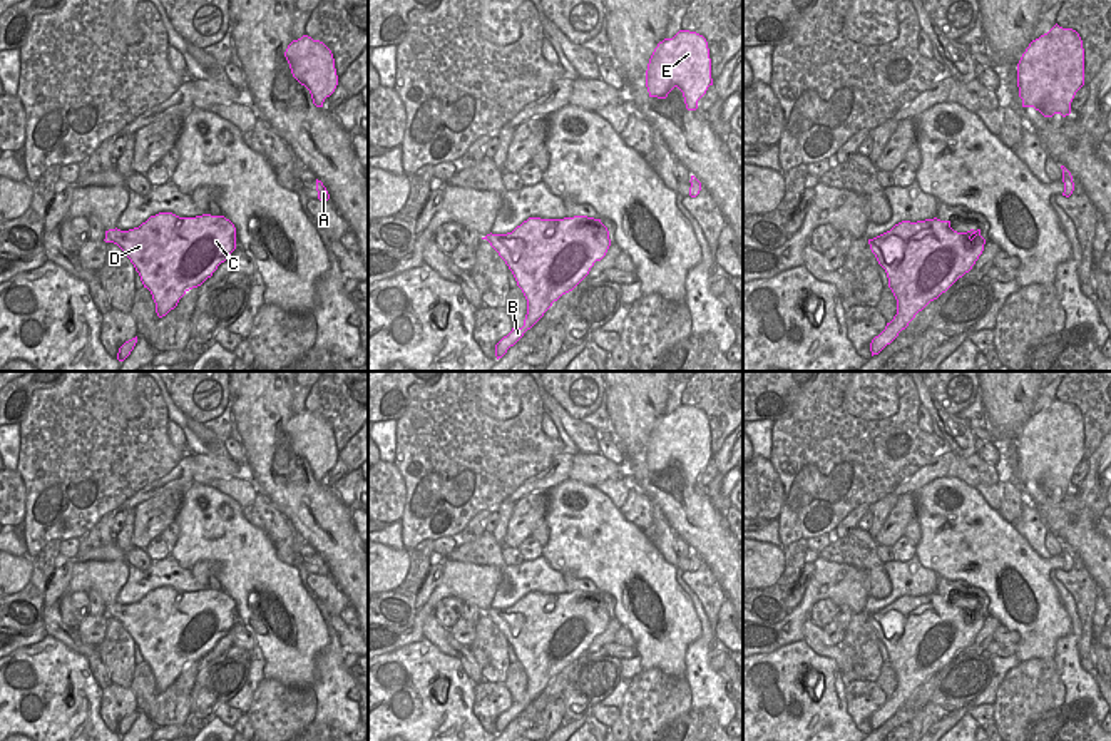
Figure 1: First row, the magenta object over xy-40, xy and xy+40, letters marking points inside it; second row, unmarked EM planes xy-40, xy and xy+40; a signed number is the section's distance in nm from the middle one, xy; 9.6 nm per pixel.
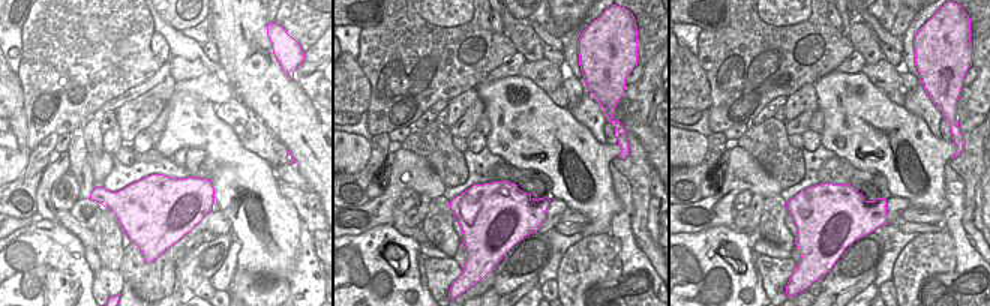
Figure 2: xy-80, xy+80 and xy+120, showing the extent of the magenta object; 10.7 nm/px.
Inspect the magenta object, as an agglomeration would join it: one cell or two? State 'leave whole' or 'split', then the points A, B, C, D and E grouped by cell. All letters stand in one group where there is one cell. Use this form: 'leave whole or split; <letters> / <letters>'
leave whole; A B C D E

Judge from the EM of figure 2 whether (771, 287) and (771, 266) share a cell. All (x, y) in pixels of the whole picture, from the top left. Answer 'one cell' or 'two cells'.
one cell

